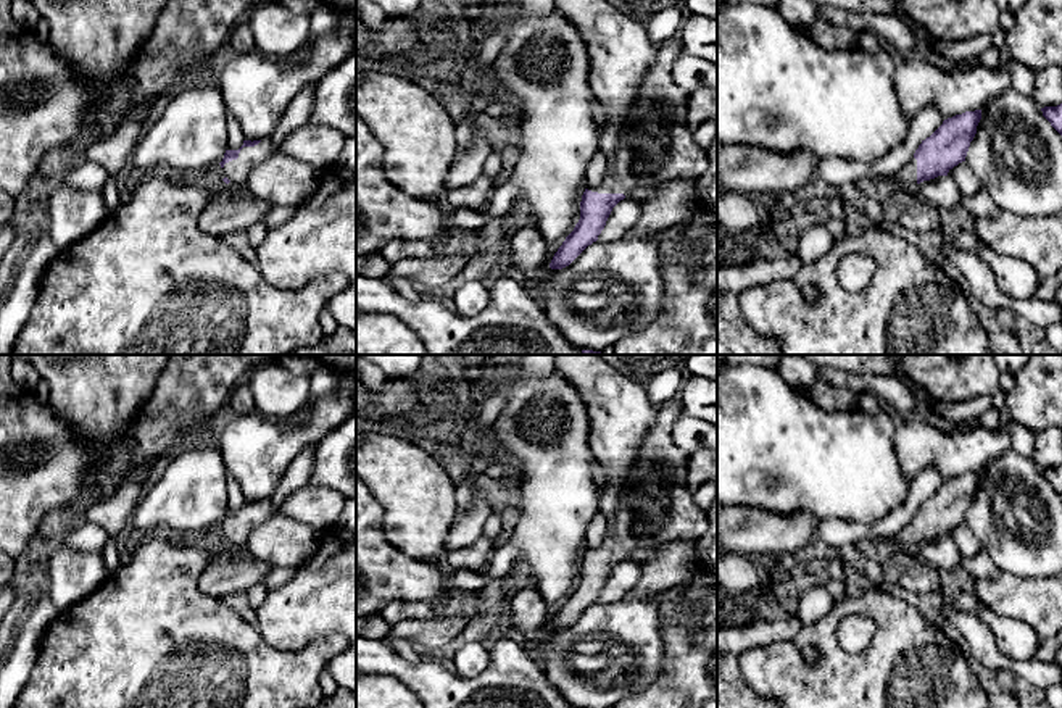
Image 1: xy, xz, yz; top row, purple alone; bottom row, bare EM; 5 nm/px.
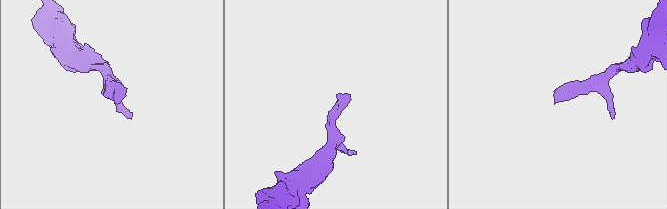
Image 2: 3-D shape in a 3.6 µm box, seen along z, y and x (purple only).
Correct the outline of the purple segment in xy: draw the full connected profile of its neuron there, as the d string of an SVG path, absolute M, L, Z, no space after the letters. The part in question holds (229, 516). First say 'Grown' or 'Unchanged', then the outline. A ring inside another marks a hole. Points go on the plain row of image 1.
Grown. M272 500L243 502L239 511L226 511L222 523L222 542L240 552L250 532L261 523L280 514Z

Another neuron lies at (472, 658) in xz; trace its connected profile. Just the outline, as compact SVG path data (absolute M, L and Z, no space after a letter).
M475 640L464 643L451 660L459 677L474 679L488 668L490 656L490 643L483 640Z

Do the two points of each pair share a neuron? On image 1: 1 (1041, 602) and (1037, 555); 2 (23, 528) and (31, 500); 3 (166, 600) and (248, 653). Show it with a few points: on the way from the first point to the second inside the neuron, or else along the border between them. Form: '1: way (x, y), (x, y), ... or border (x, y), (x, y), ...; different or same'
1: border (1001, 571), (1045, 578); different
2: way (23, 521), (24, 507); same
3: way (187, 621), (219, 653), (228, 653); same

